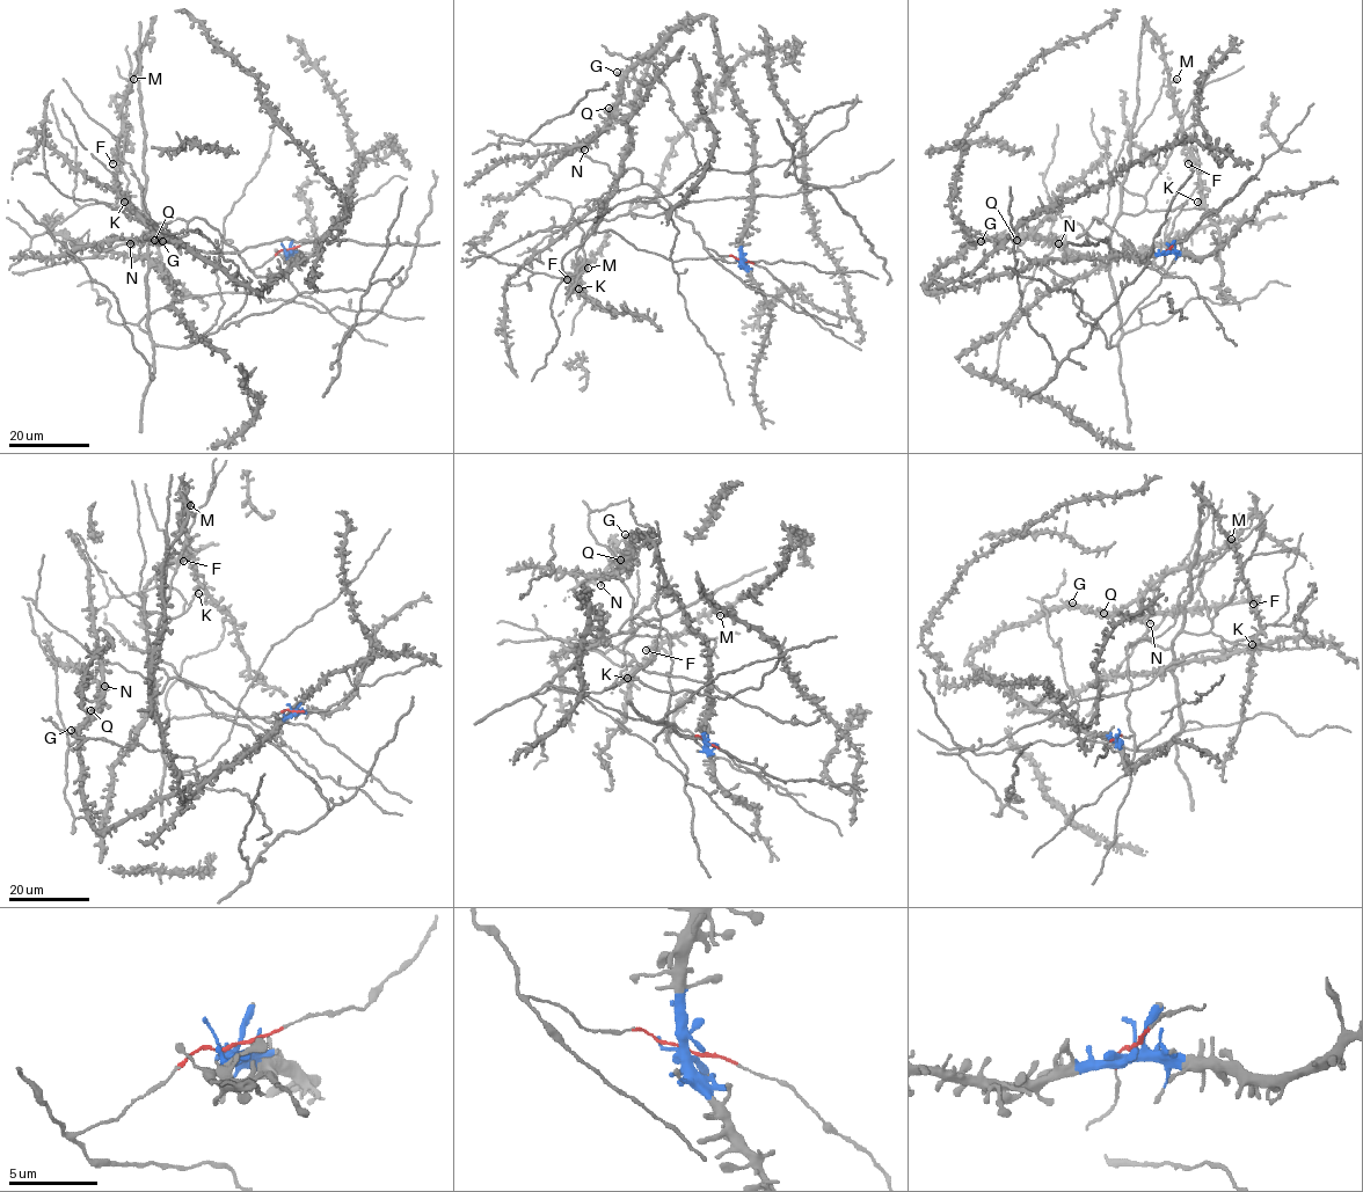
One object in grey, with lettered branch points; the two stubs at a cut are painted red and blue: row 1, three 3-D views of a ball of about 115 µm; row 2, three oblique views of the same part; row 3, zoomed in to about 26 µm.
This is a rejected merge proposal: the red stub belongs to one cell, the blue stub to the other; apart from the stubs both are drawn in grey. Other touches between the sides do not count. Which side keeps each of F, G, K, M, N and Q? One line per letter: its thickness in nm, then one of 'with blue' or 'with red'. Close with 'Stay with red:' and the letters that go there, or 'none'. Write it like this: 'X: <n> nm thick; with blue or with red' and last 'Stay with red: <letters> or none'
F: 380 nm thick; with red
G: 460 nm thick; with blue
K: 150 nm thick; with red
M: 440 nm thick; with red
N: 260 nm thick; with blue
Q: 160 nm thick; with blue
Stay with red: F, K, M

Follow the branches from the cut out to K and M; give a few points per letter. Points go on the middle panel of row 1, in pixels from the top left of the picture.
K: (741, 260), (704, 247), (693, 225), (632, 167), (612, 183), (581, 241), (570, 292), (582, 293), (578, 289)
M: (741, 260), (704, 247), (693, 225), (633, 167), (612, 183), (581, 241), (577, 272), (582, 261), (588, 268)

